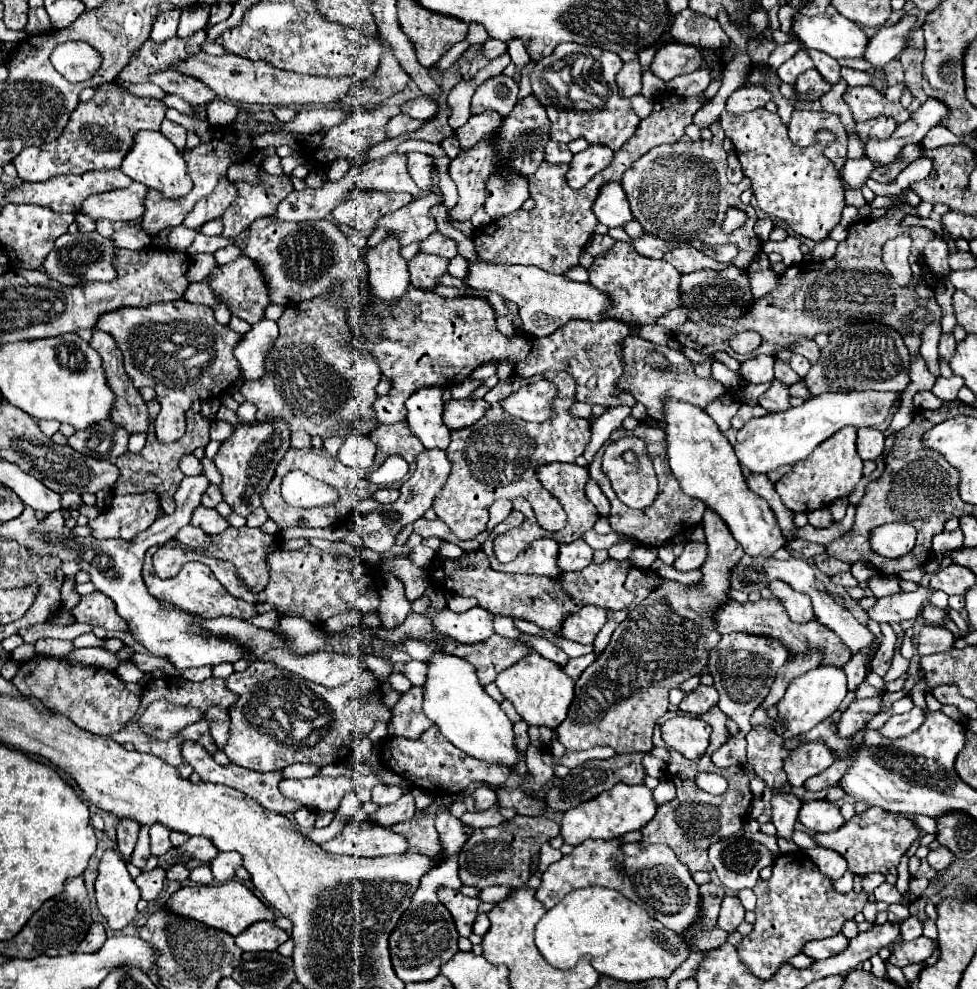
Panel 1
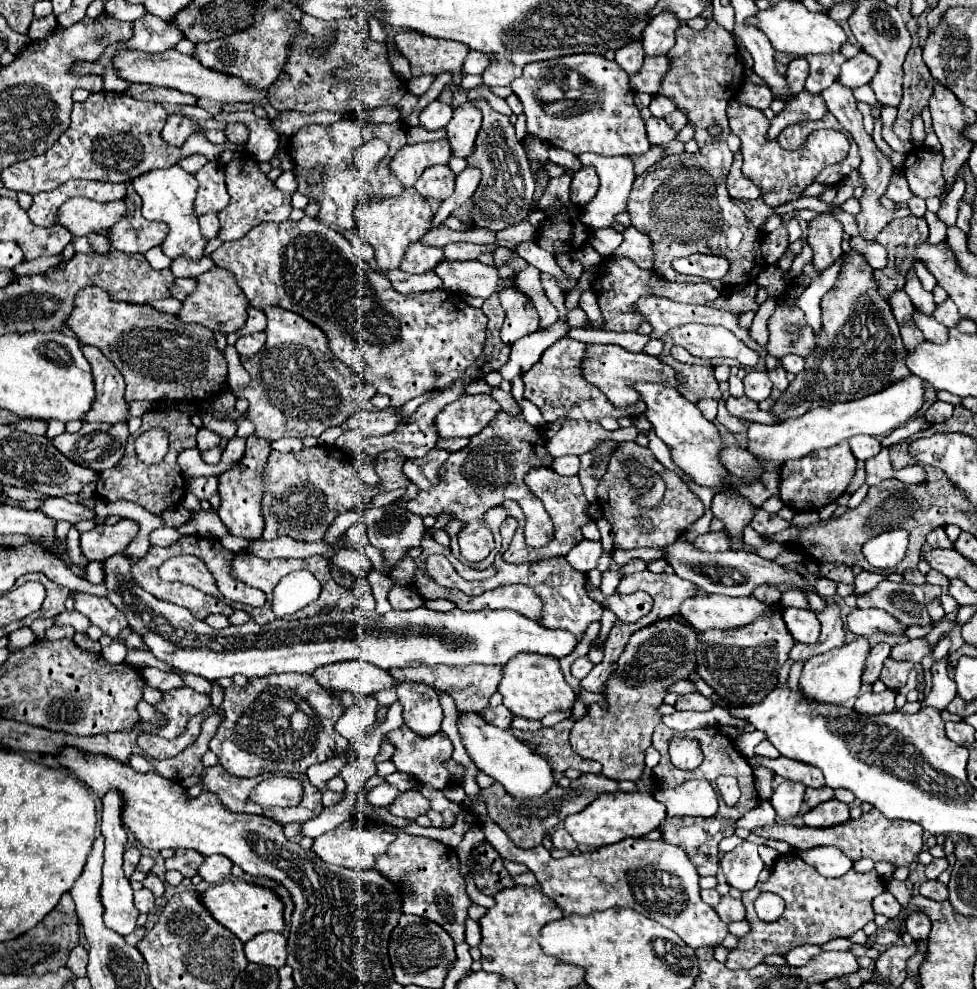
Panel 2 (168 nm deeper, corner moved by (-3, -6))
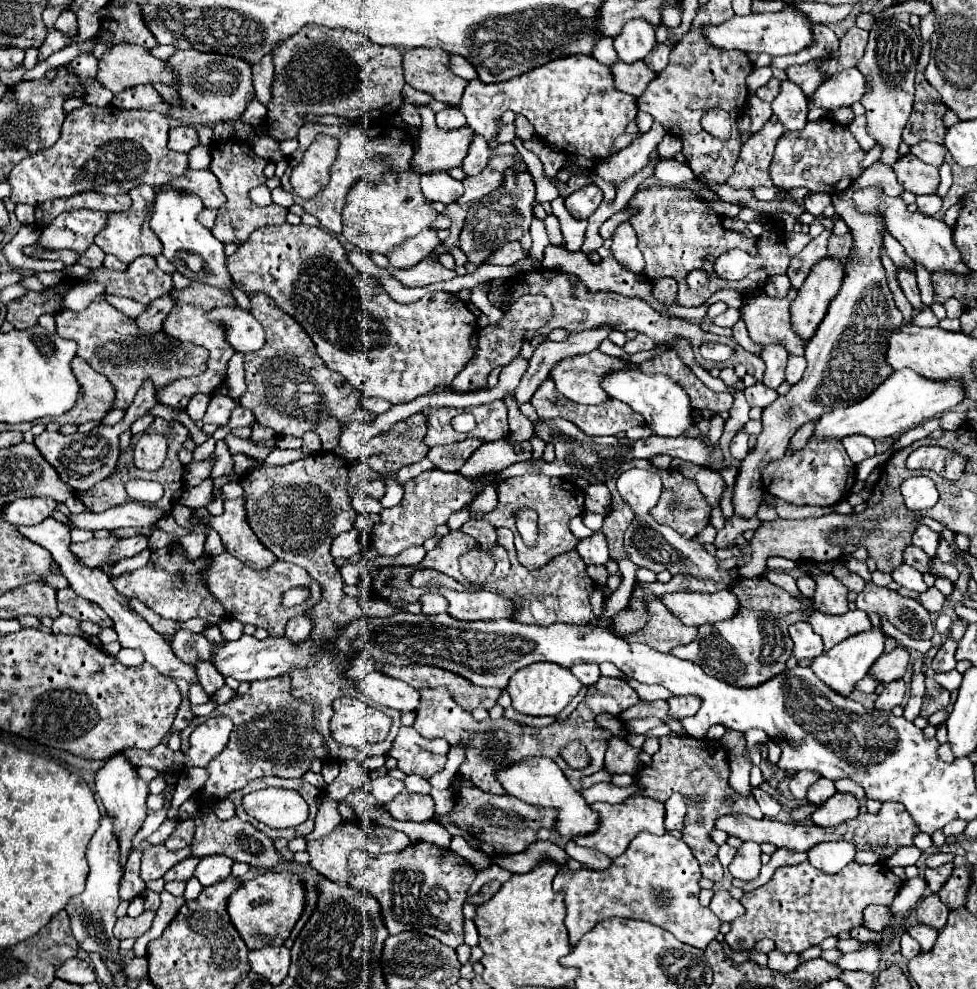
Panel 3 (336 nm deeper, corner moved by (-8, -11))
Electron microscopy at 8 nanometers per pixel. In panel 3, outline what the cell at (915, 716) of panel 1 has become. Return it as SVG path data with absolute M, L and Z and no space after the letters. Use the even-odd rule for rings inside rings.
M947 638L943 648L931 660L931 668L935 672L951 672L955 668L955 664L957 664L957 660L955 660L955 648L957 648L957 644L951 638Z

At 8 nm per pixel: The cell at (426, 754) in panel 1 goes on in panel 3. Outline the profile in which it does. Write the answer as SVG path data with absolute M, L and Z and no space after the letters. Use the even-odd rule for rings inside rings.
M401 726L387 754L399 762L397 768L401 772L419 774L429 780L433 774L443 772L449 748L445 740L427 740L421 738L415 728Z

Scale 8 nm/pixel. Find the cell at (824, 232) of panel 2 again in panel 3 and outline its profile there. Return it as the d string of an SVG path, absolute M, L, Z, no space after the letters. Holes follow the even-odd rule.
M821 258L809 272L805 284L799 288L797 298L791 302L791 324L793 330L809 340L823 320L829 300L837 296L843 282L843 264L833 258Z

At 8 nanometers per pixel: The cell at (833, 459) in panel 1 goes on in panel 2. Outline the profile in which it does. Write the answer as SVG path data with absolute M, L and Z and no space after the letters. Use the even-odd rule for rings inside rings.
M848 443L828 447L824 451L814 451L804 459L788 461L780 469L780 499L786 507L794 511L818 511L824 505L836 501L848 487L856 473L856 457L852 455Z

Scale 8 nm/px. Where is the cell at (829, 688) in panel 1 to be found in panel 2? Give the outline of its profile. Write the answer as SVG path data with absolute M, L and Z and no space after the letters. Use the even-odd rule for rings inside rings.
M854 637L852 641L846 641L842 647L836 647L832 651L826 651L822 655L808 659L800 675L802 691L808 693L808 699L816 699L822 703L844 703L844 705L850 703L860 691L860 685L862 685L860 677L870 649L872 647L866 637Z

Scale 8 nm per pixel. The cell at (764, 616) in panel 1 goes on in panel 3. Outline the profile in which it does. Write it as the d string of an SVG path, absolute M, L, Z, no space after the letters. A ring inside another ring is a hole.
M721 590L713 594L701 592L677 592L663 596L661 602L685 624L701 626L731 620L737 614L739 600L731 590Z

